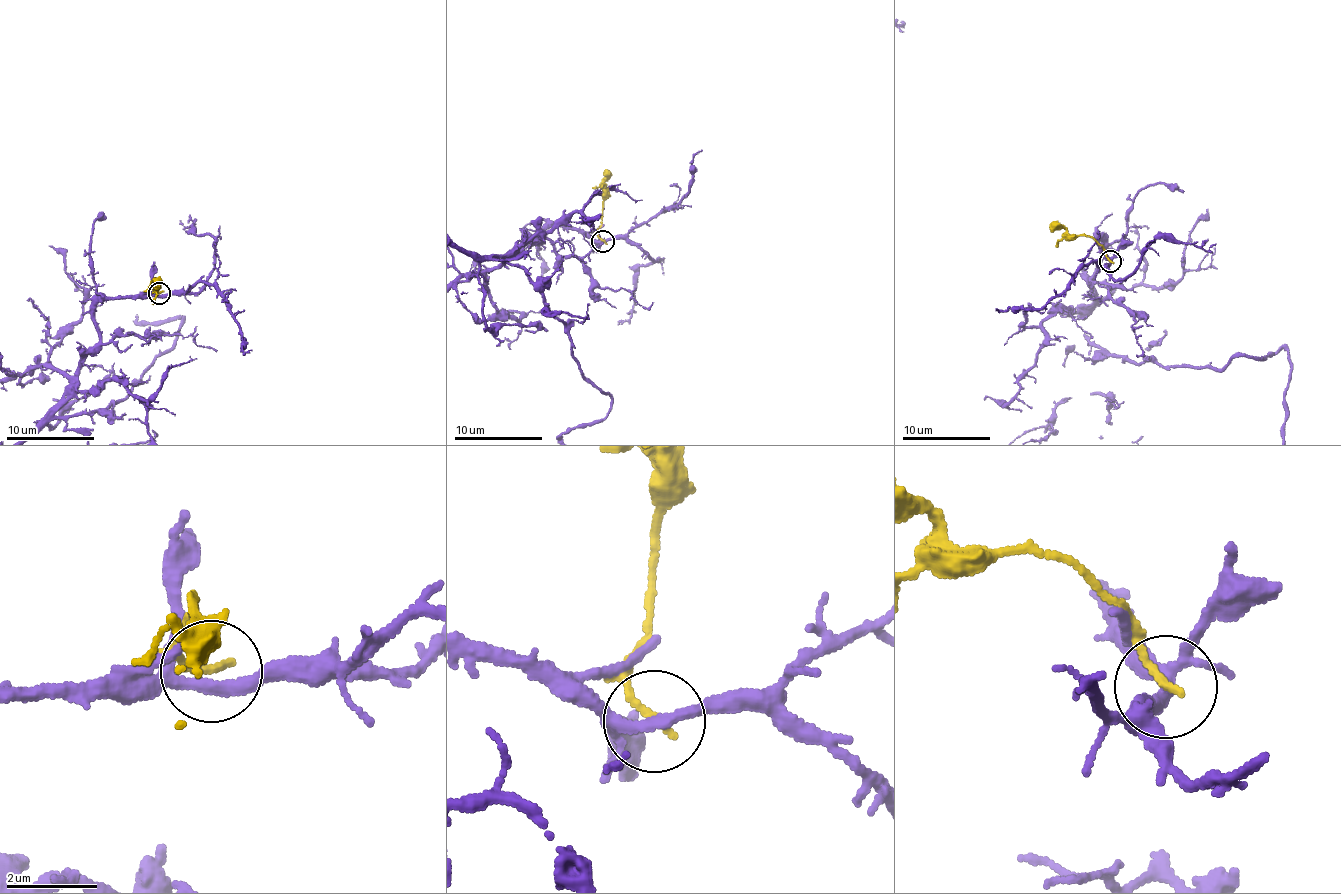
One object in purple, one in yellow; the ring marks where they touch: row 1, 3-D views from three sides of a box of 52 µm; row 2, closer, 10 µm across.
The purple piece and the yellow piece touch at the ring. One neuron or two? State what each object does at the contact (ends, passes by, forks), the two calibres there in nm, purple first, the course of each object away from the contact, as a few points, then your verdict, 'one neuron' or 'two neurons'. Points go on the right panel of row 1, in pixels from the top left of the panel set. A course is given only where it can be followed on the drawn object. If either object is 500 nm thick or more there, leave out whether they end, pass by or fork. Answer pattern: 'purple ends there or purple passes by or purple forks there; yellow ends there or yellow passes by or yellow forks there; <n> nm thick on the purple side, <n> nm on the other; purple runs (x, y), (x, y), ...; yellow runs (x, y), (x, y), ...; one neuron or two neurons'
purple forks there; yellow ends there; 220 nm thick on the purple side, 180 nm on the other; purple runs (1110, 262), (1098, 238), (1084, 338), (1139, 364), (1215, 370), (1236, 356), (1286, 350); yellow runs (1110, 262), (1106, 250), (1090, 236), (1070, 235), (1050, 223); two neurons

